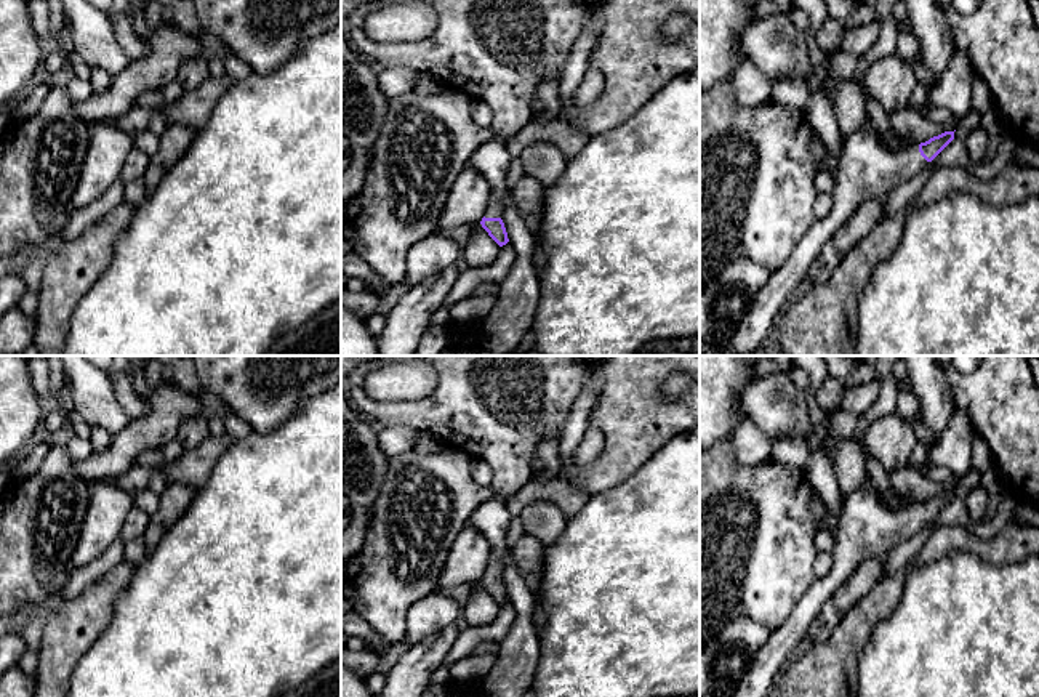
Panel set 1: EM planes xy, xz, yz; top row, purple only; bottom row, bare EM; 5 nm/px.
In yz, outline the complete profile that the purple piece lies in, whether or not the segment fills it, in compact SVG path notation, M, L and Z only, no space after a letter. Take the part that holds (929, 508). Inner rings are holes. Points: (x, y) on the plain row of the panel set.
M945 490L925 502L911 502L906 510L889 511L874 495L848 497L844 502L837 529L831 532L834 537L831 570L812 582L788 620L773 631L733 697L767 697L813 618L858 566L869 558L889 556L898 543L919 532L953 498L954 490Z

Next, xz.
M491 497L482 502L467 521L467 526L477 529L490 545L490 559L480 583L499 606L509 601L501 574L503 558L509 551L506 532L511 518L506 503Z

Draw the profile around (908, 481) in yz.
M908 466L889 473L889 481L898 494L921 503L945 490L954 490L959 477L953 476L946 482L938 484L925 477L919 469Z

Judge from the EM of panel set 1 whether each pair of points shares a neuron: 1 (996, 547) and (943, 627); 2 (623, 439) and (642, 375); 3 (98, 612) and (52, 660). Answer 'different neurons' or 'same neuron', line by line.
1: different neurons
2: same neuron
3: same neuron

